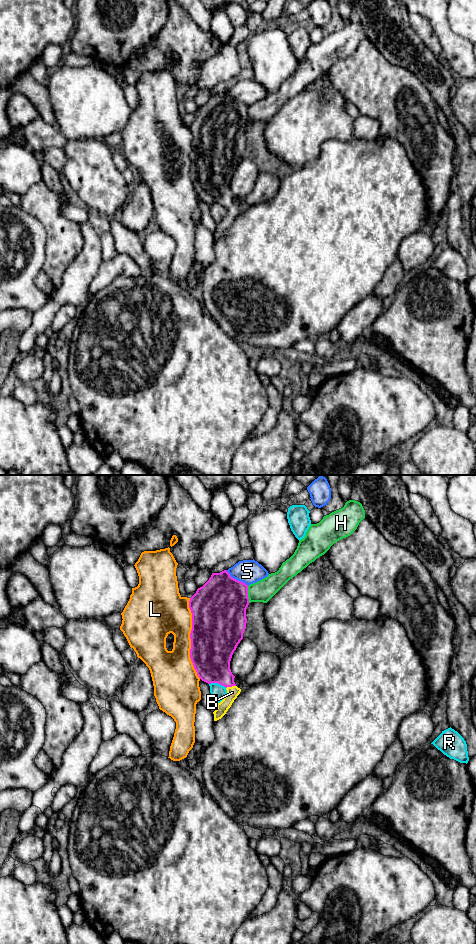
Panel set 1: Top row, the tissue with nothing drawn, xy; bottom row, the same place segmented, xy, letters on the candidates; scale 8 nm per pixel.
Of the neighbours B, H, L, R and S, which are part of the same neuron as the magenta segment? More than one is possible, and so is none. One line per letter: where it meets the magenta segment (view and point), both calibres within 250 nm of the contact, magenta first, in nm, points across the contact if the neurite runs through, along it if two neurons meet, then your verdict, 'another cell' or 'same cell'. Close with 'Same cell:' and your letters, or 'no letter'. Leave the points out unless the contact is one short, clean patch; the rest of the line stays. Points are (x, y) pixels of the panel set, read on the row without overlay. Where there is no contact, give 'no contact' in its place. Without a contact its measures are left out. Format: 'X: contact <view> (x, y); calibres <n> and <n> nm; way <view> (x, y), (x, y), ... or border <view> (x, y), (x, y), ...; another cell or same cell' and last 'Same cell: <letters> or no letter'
B: contact xy (230, 206); calibres 280 and 100 nm; way xy (212, 181), (230, 206), (232, 212); same cell
H: contact xy (247, 114); calibres 440 and 180 nm; another cell
L: contact xy (190, 158); calibres 420 and 300 nm; another cell
R: contact xy (218, 203); calibres 320 and 120 nm; border xy (209, 203), (219, 203), (226, 207); another cell
S: contact xy (237, 100); calibres 420 and 190 nm; another cell
Same cell: B

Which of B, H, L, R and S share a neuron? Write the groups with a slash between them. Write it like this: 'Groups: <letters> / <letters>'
Groups: B / H / L / R / S

